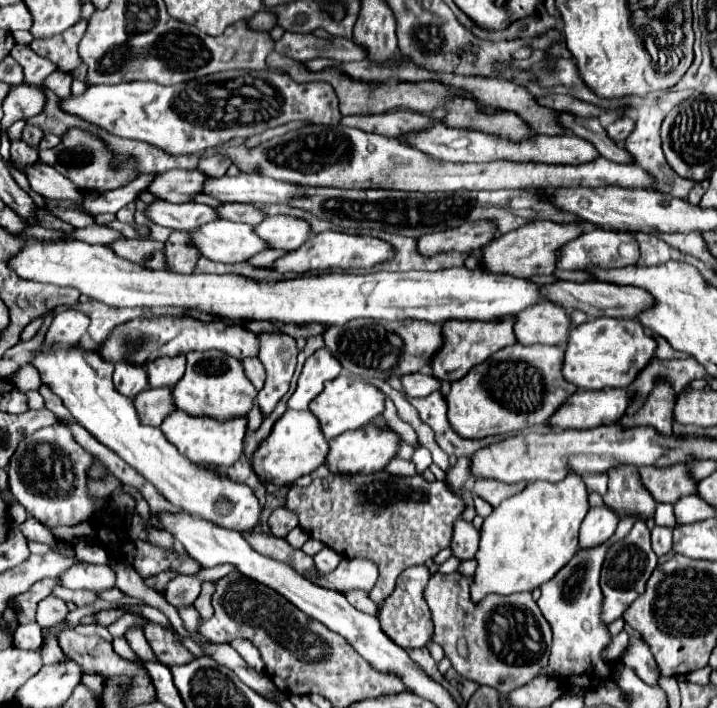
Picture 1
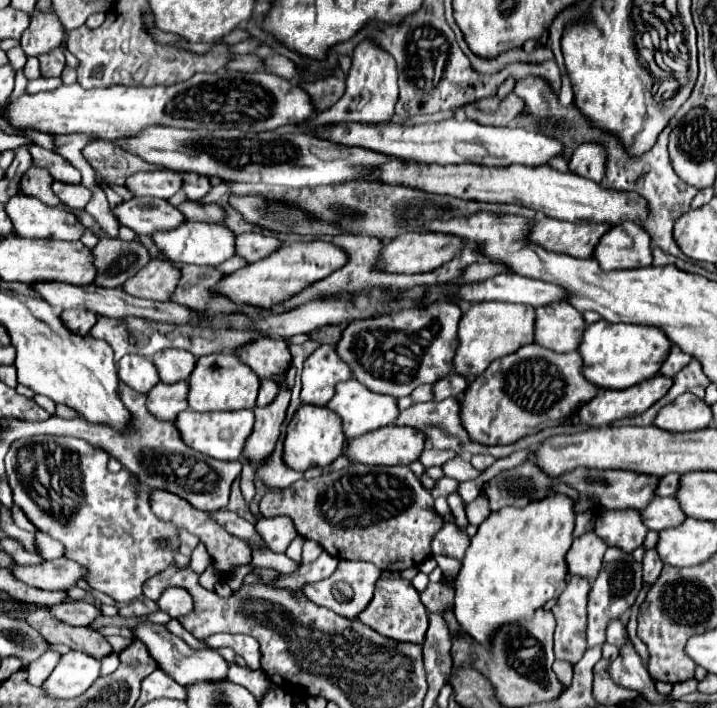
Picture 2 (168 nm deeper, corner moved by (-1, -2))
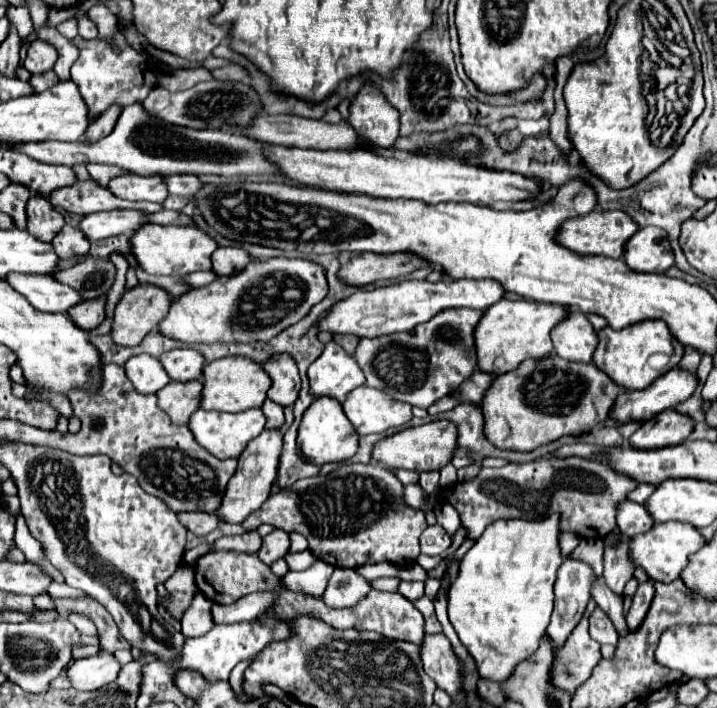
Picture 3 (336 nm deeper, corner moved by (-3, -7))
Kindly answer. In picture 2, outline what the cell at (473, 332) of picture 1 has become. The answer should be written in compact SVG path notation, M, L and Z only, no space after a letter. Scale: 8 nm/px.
M497 301L471 305L459 321L459 345L453 357L453 371L467 379L473 379L481 375L495 359L501 359L509 353L515 353L519 347L533 343L533 321L535 309L527 305Z

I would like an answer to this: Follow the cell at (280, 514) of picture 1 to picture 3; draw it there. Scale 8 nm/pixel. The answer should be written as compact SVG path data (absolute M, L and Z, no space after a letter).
M273 530L263 538L263 546L259 548L257 556L261 562L271 566L275 560L283 558L289 552L289 534L285 530Z

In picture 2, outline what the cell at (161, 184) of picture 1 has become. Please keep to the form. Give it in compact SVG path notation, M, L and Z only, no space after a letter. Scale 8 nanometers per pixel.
M157 169L157 171L145 171L131 175L127 179L127 187L133 195L151 195L151 197L161 197L169 199L173 197L183 185L183 177L177 171L171 169Z

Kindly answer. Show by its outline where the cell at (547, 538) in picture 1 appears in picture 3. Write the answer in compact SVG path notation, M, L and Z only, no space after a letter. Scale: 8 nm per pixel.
M557 514L537 522L497 520L481 534L481 538L461 560L459 574L449 588L449 620L461 644L473 656L479 678L505 682L513 674L513 668L539 648L539 640L549 626L553 610L555 574L563 562L557 536Z

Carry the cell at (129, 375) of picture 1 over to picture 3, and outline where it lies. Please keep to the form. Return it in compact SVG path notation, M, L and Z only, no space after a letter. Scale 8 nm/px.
M139 354L129 358L125 370L139 394L153 394L169 384L169 376L161 366L159 358L153 358L149 354Z

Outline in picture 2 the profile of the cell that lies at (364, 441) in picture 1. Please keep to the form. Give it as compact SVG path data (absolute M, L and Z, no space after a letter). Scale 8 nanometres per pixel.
M399 425L379 427L347 441L347 445L361 445L361 463L365 465L409 465L421 455L423 443L421 431Z

